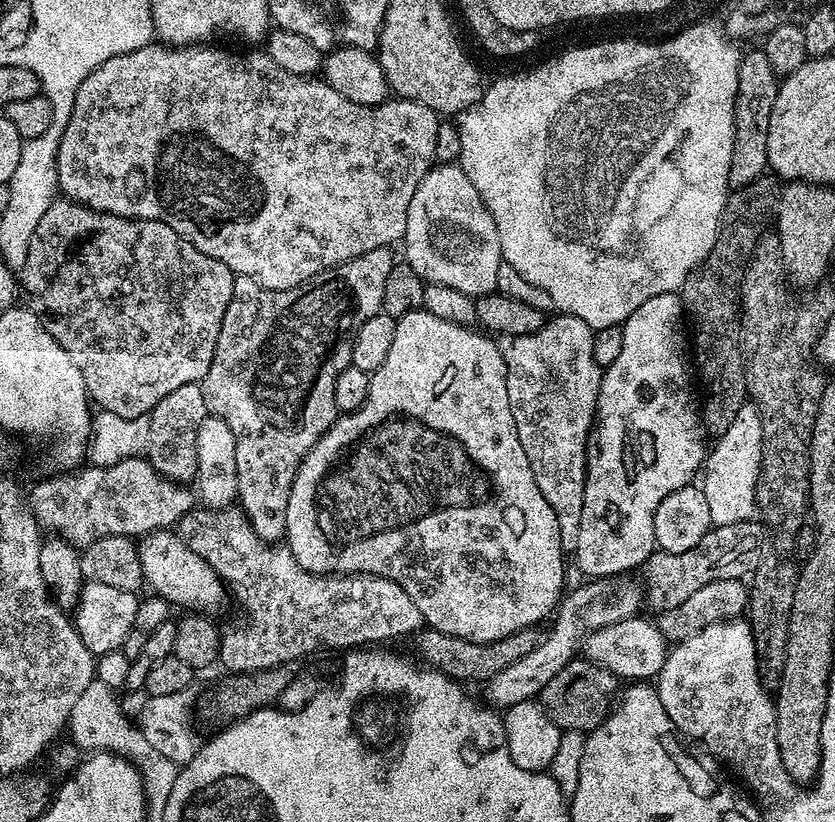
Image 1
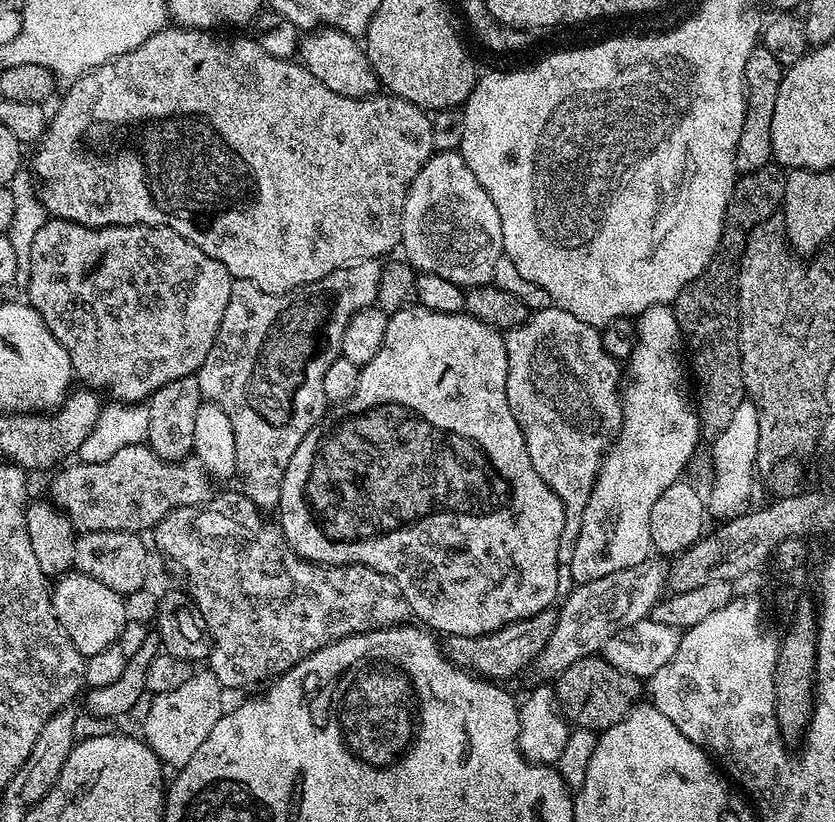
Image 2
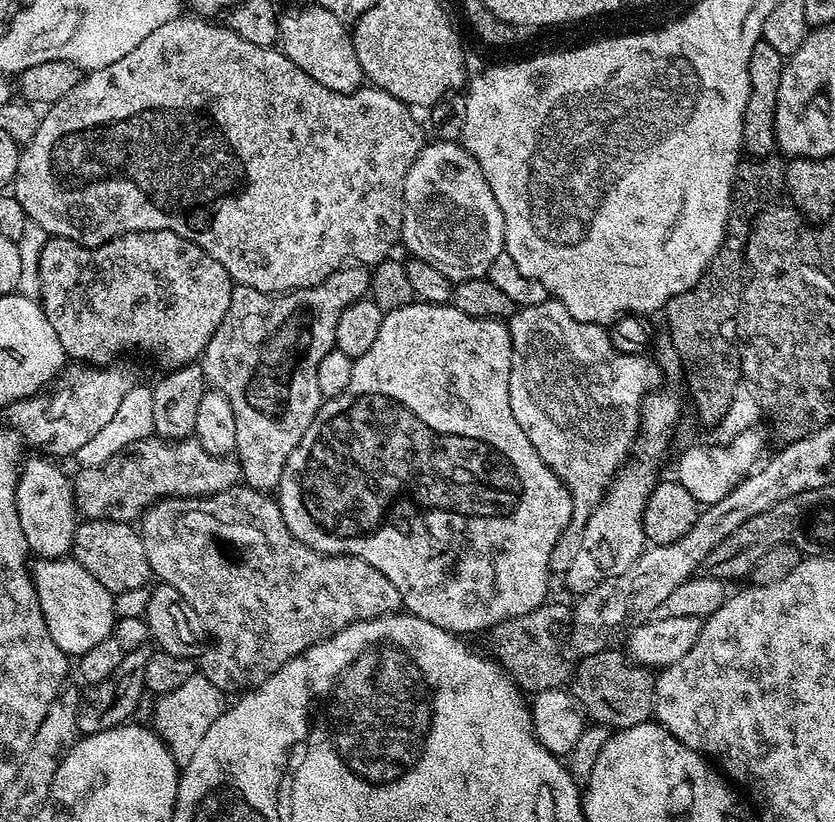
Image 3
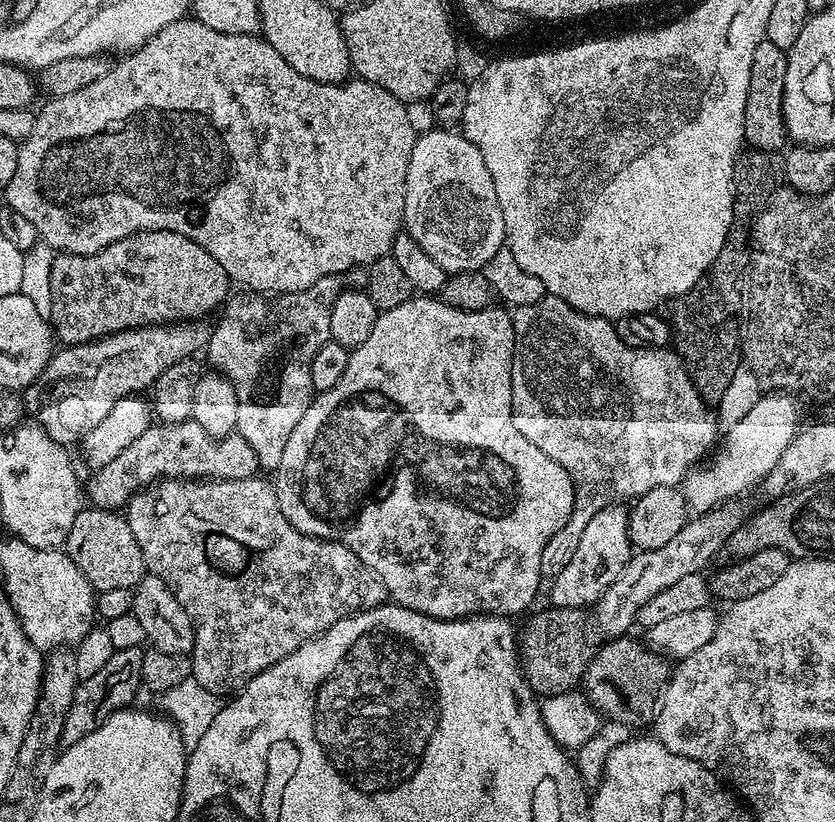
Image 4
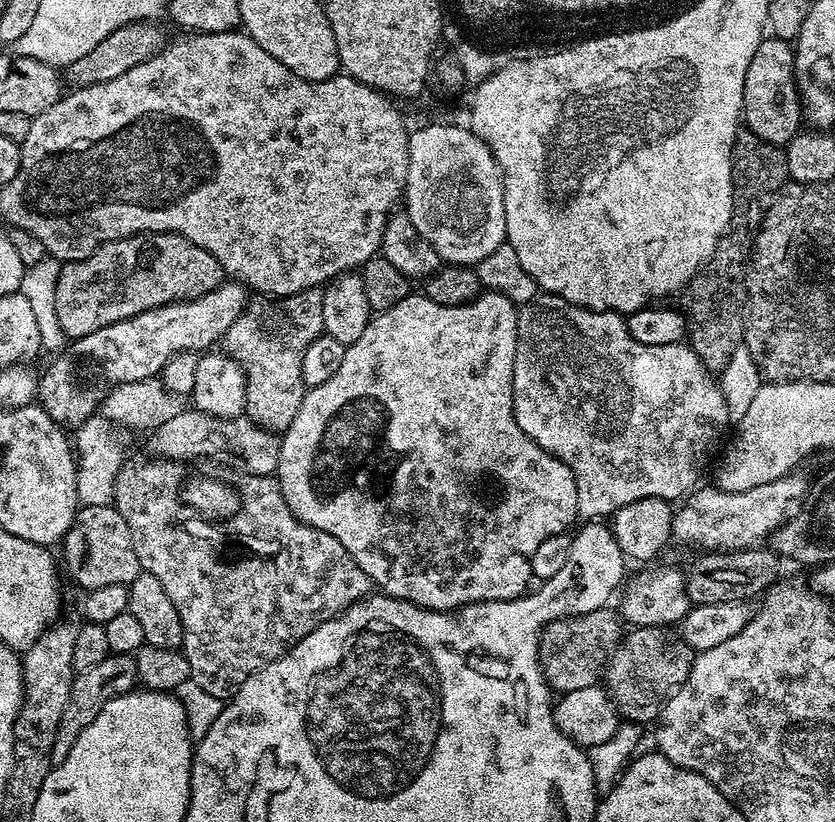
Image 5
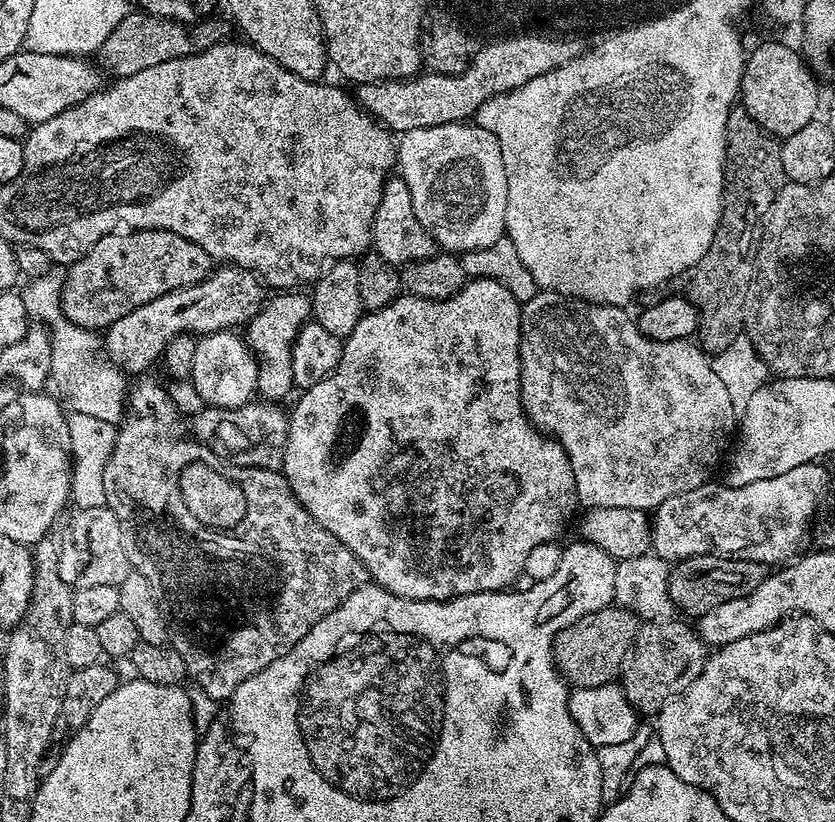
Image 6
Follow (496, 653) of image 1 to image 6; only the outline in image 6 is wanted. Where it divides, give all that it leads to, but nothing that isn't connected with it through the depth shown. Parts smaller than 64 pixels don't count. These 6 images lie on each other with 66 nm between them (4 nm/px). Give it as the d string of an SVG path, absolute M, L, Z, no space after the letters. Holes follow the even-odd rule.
M609 606L602 610L594 610L578 622L566 626L556 635L552 644L552 656L556 659L556 669L572 688L589 688L613 683L619 677L627 659L632 651L632 644L636 640L636 631L640 629L641 621L637 620L636 613L619 606Z

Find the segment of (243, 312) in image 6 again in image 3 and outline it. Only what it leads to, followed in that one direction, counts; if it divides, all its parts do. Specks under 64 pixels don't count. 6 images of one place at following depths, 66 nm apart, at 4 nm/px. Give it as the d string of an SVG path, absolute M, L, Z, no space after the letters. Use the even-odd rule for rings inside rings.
M83 362L65 363L64 369L56 375L56 379L52 381L47 390L7 405L7 427L14 430L21 441L25 440L26 443L33 444L36 447L33 449L39 450L45 457L75 457L76 452L82 450L82 445L90 442L90 438L94 438L94 434L98 434L98 430L102 430L102 426L106 426L110 418L114 418L114 413L118 411L122 398L126 398L126 394L130 394L130 390L137 387L135 370L120 363L124 362L113 362L103 366Z

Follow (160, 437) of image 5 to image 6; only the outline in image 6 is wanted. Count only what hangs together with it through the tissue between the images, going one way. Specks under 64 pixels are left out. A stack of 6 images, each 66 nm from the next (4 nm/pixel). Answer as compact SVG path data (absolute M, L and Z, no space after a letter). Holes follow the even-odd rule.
M253 402L237 408L205 406L191 417L191 435L221 453L232 452L231 459L243 468L280 470L284 466L290 419L289 413L280 408L283 407L276 402Z

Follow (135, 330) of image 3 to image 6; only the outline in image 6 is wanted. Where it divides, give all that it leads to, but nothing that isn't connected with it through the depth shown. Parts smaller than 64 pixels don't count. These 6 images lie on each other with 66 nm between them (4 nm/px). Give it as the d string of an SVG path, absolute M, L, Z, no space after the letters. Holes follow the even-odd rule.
M161 228L117 230L94 242L86 255L67 265L62 286L62 310L66 318L70 318L70 322L80 328L106 330L115 320L122 318L122 314L130 314L130 310L146 306L146 302L154 302L154 298L162 298L162 294L170 294L170 290L189 288L191 284L202 282L213 268L212 256L206 254L202 246L173 232Z

